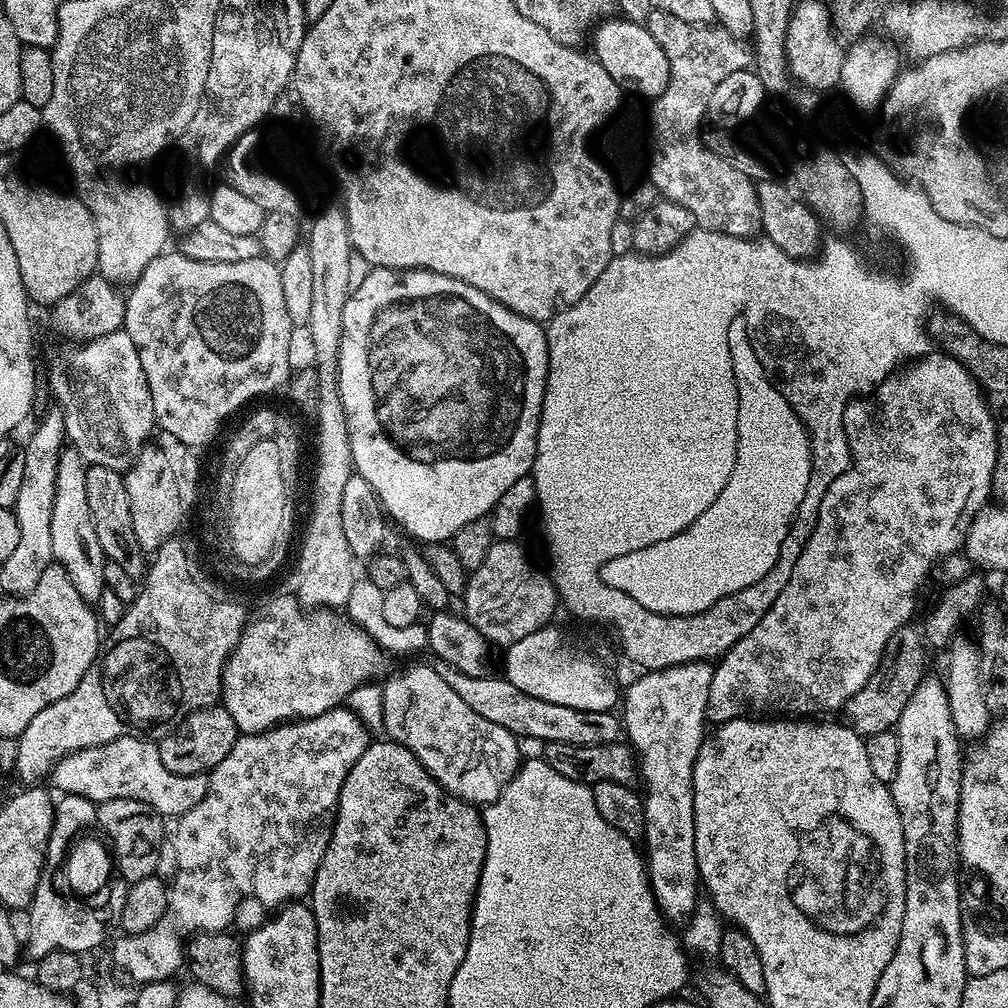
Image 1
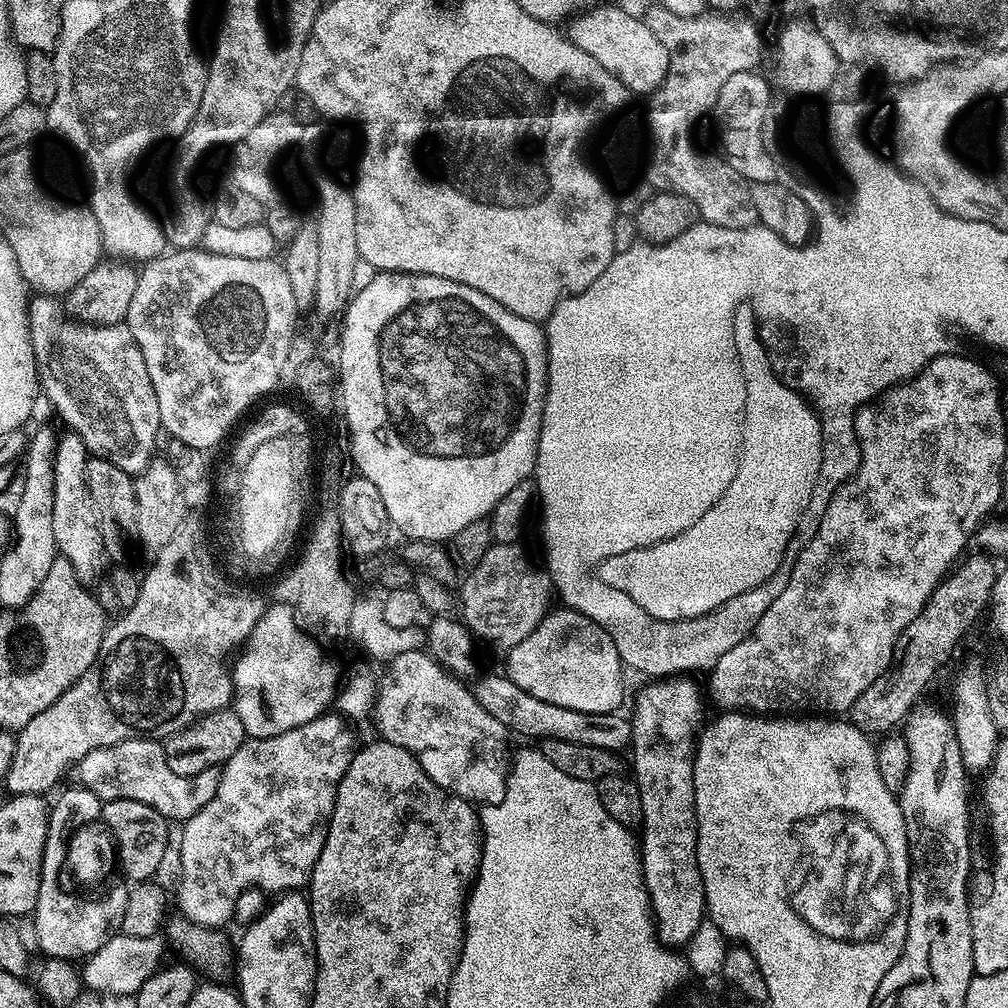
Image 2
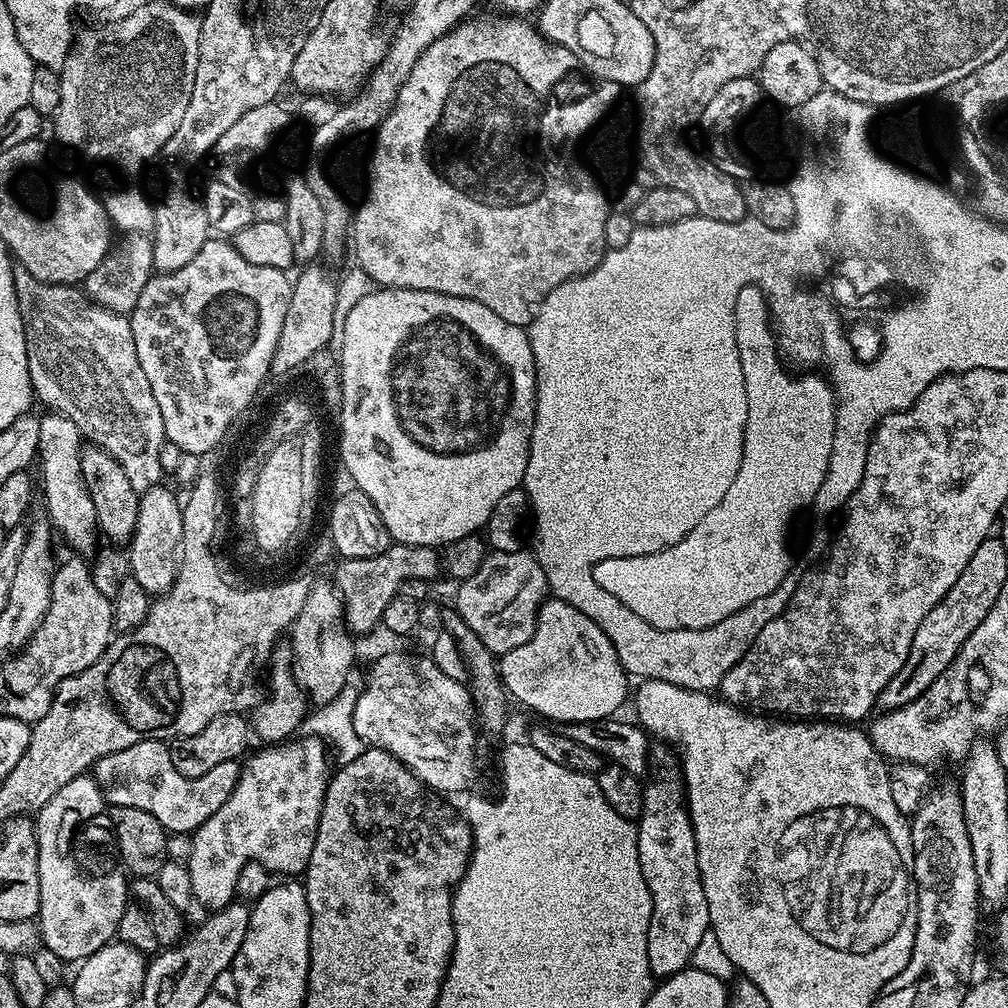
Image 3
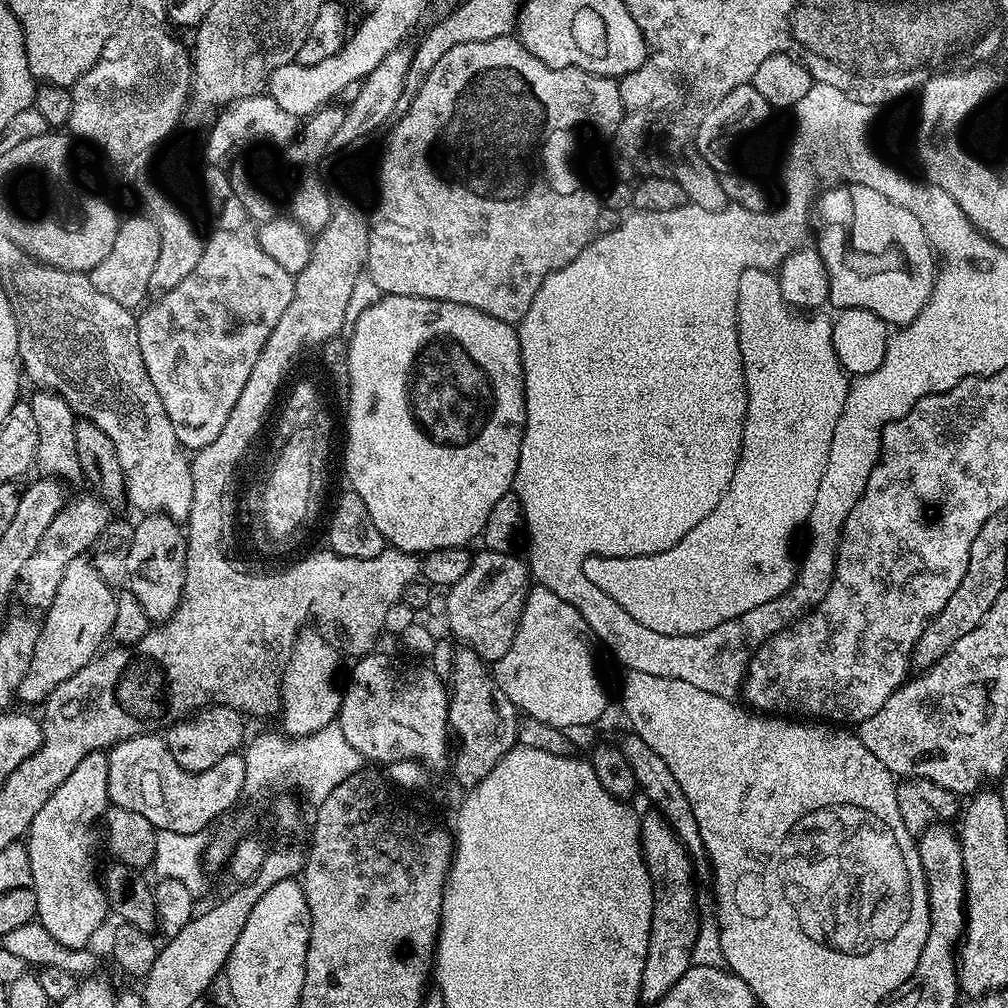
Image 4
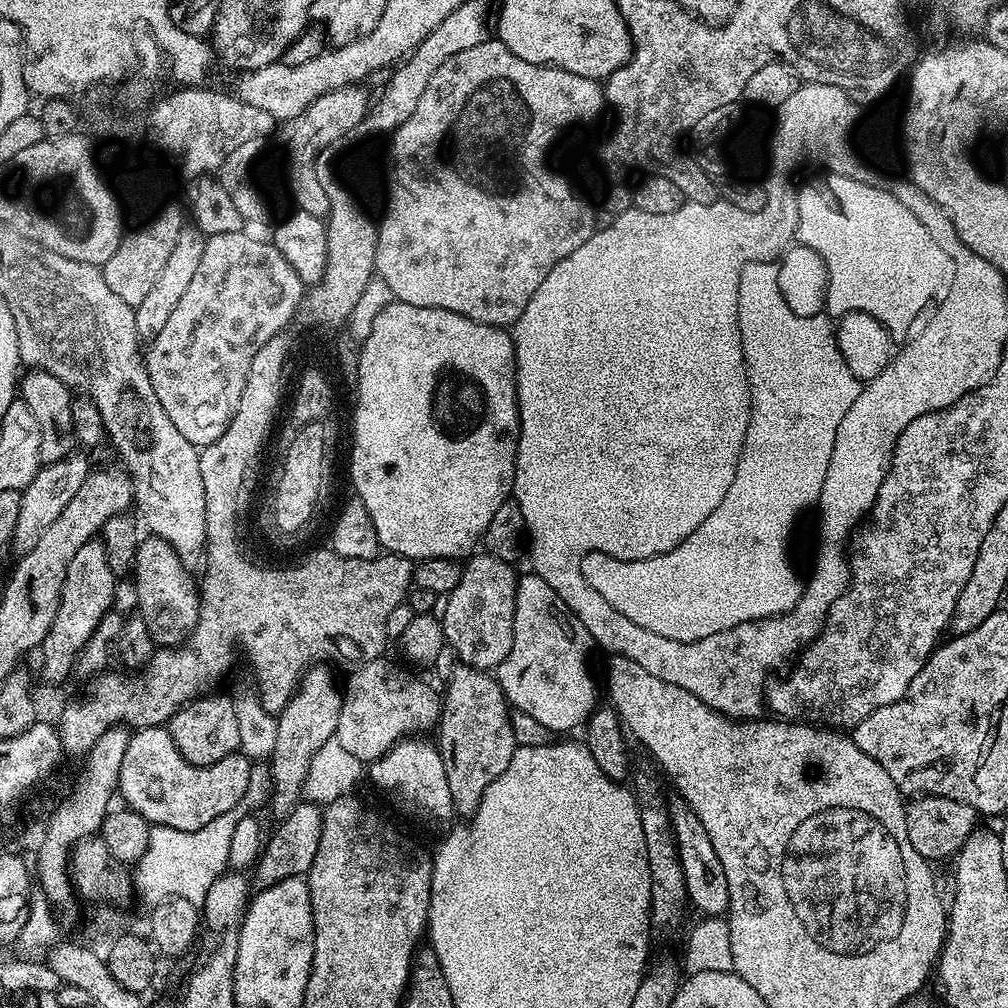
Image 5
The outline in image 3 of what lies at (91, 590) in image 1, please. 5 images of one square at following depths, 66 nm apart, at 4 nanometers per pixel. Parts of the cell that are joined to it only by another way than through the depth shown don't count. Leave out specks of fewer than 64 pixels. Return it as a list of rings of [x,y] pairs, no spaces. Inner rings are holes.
[[[49,411],[40,416],[40,429],[38,430],[38,480],[44,483],[44,496],[48,499],[47,519],[57,533],[64,535],[66,543],[72,547],[76,554],[92,554],[97,551],[98,529],[94,502],[90,498],[90,490],[86,490],[86,482],[82,478],[82,462],[80,450],[82,437],[78,426],[70,422],[60,412]],[[48,415],[48,416],[46,416]],[[60,531],[60,532],[59,532]],[[89,552],[89,553],[88,553]]]

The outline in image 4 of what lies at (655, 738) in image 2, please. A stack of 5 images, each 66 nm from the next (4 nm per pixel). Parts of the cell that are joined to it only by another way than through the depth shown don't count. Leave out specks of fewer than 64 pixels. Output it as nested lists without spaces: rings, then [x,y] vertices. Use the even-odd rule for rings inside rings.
[[[656,810],[649,811],[640,816],[640,848],[644,851],[644,861],[655,889],[646,966],[642,966],[642,986],[640,987],[640,1002],[644,1006],[655,1005],[656,1001],[664,997],[666,990],[670,990],[670,986],[674,986],[674,982],[678,982],[678,978],[682,978],[682,974],[686,974],[686,970],[692,967],[694,942],[698,938],[698,930],[702,923],[702,917],[696,913],[696,888],[692,885],[692,870],[694,870],[692,857],[676,837],[666,817]]]

